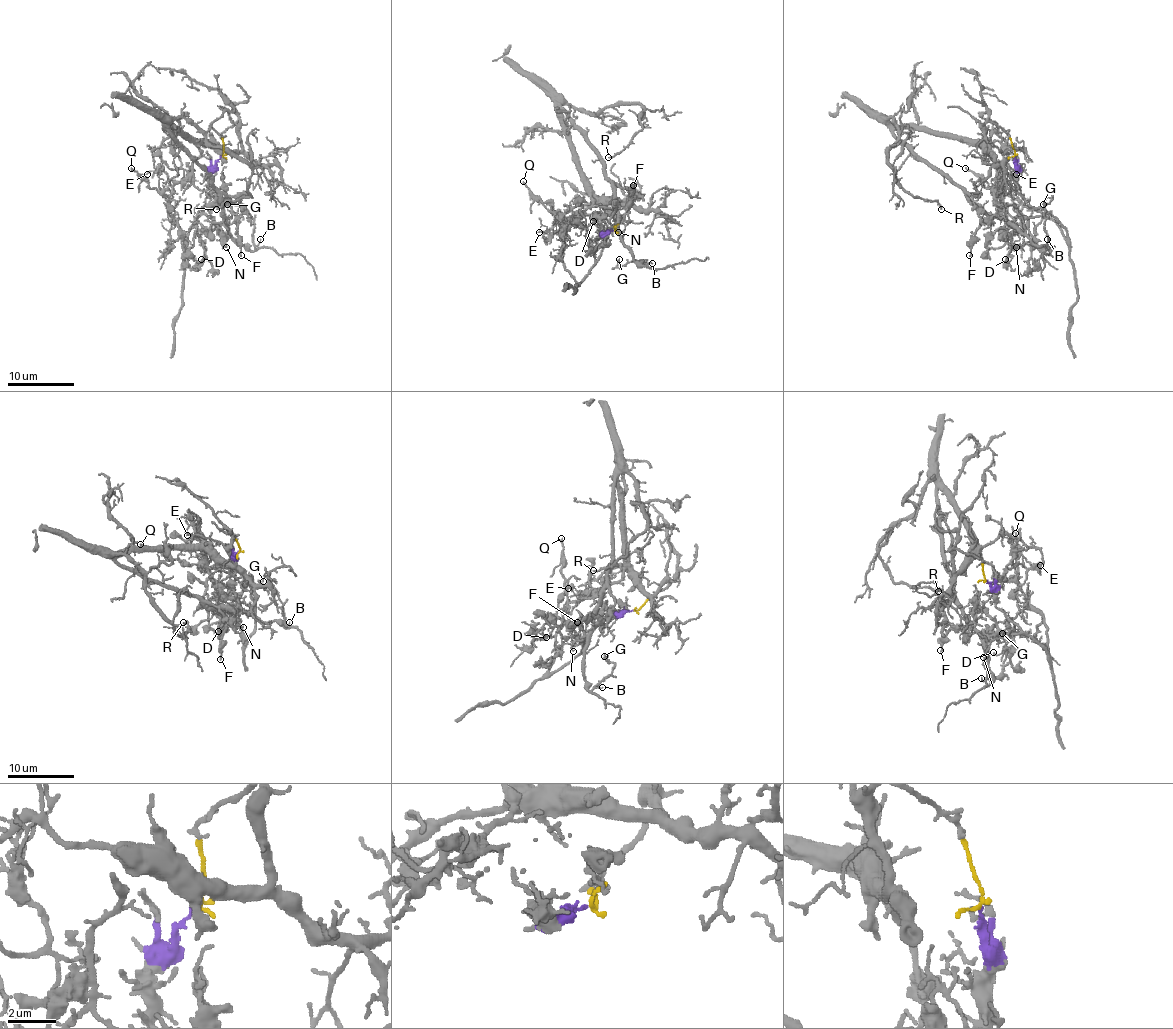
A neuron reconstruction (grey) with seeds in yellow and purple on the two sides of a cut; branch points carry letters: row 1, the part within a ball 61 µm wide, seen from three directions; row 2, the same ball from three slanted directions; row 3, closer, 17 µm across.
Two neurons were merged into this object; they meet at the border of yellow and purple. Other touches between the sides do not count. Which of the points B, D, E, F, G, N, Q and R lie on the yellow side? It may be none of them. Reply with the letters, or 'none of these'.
B, G, R

